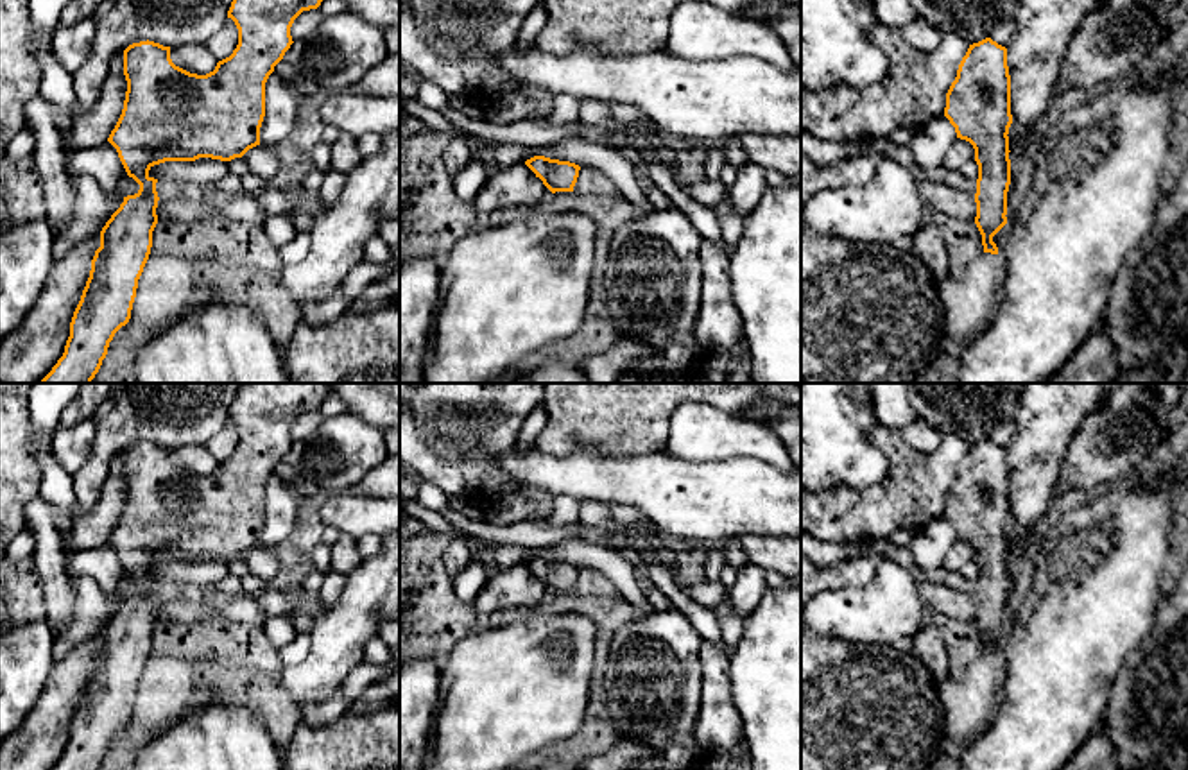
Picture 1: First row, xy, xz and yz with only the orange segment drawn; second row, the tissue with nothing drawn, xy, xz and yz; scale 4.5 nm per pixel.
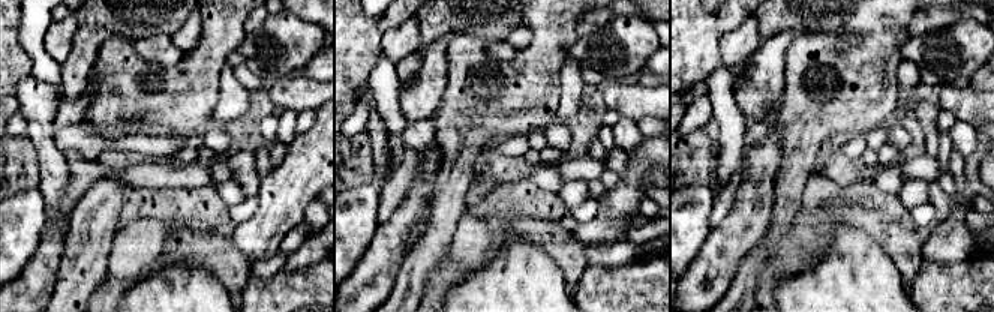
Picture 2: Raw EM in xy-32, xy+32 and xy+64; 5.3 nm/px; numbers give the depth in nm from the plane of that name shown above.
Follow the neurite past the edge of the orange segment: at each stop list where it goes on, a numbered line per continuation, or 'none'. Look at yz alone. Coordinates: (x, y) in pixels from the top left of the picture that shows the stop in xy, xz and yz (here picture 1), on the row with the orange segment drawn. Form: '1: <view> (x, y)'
none

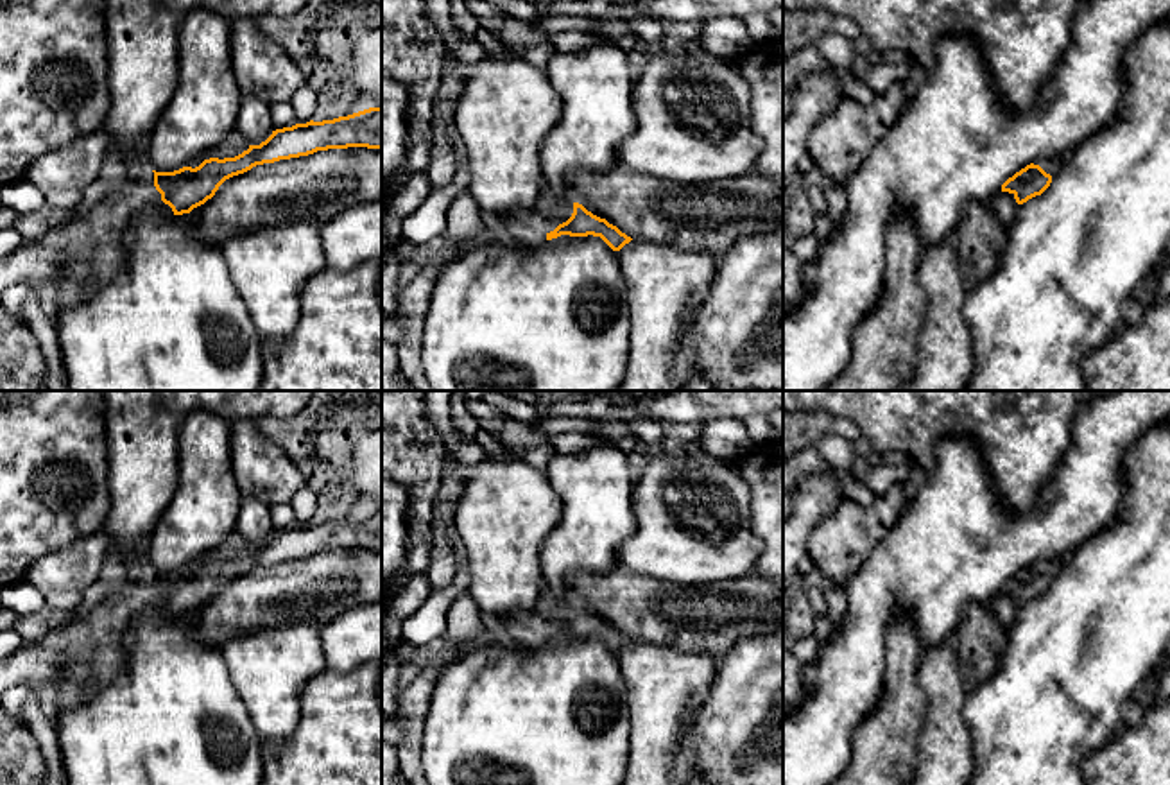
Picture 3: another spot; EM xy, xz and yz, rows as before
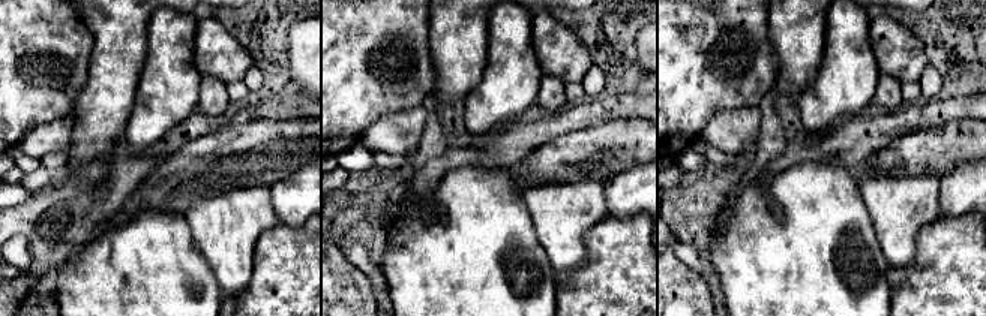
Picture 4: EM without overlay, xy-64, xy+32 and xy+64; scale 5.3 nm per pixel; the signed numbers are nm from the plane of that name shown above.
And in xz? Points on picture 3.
1: xz (529, 226)

